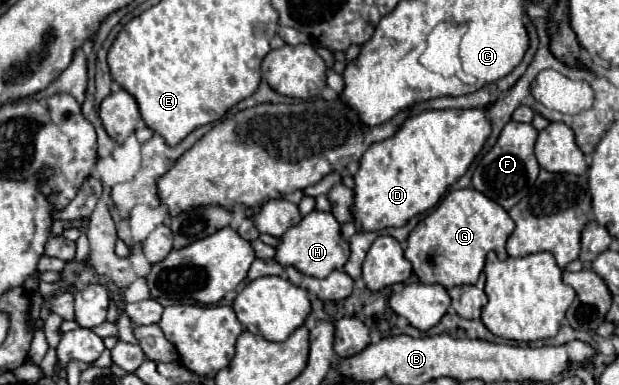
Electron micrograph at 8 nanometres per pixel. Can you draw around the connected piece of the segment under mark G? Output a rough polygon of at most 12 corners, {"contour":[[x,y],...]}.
{"contour":[[450,191],[410,233],[422,283],[474,285],[486,253],[506,259],[508,211]]}

